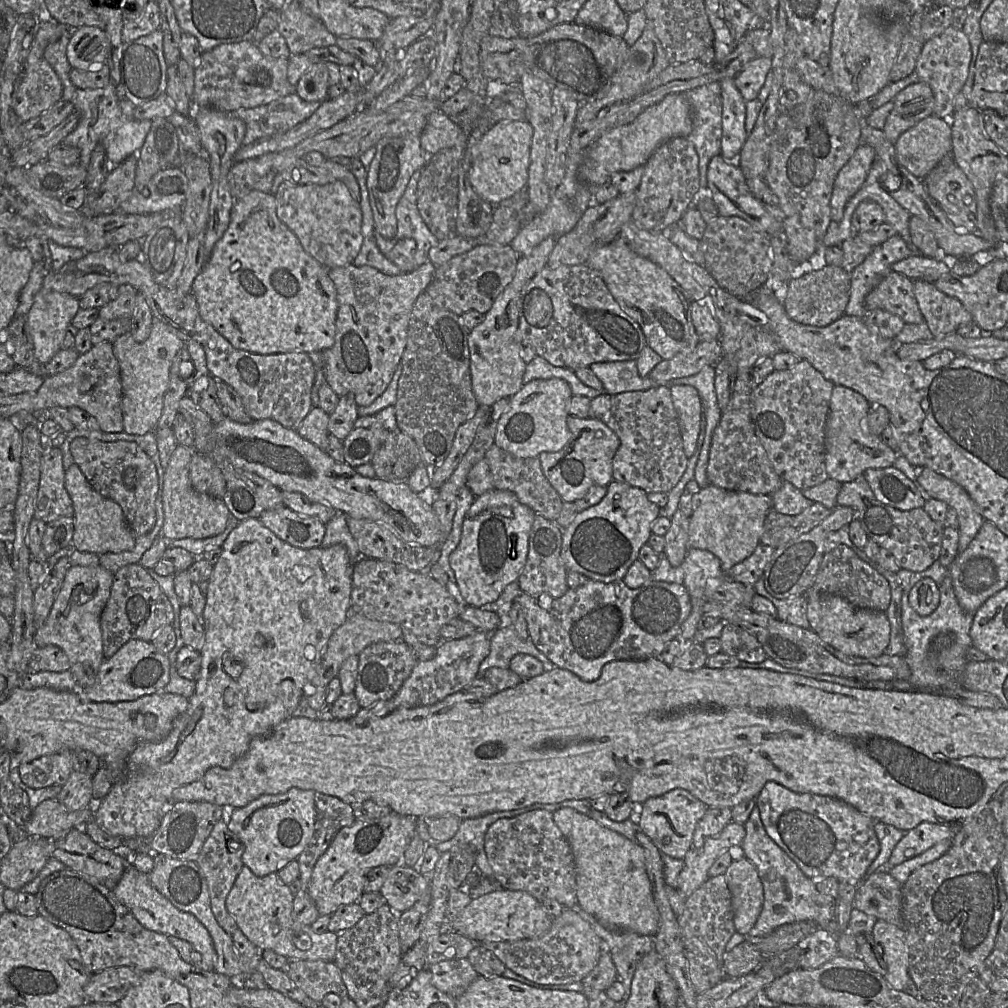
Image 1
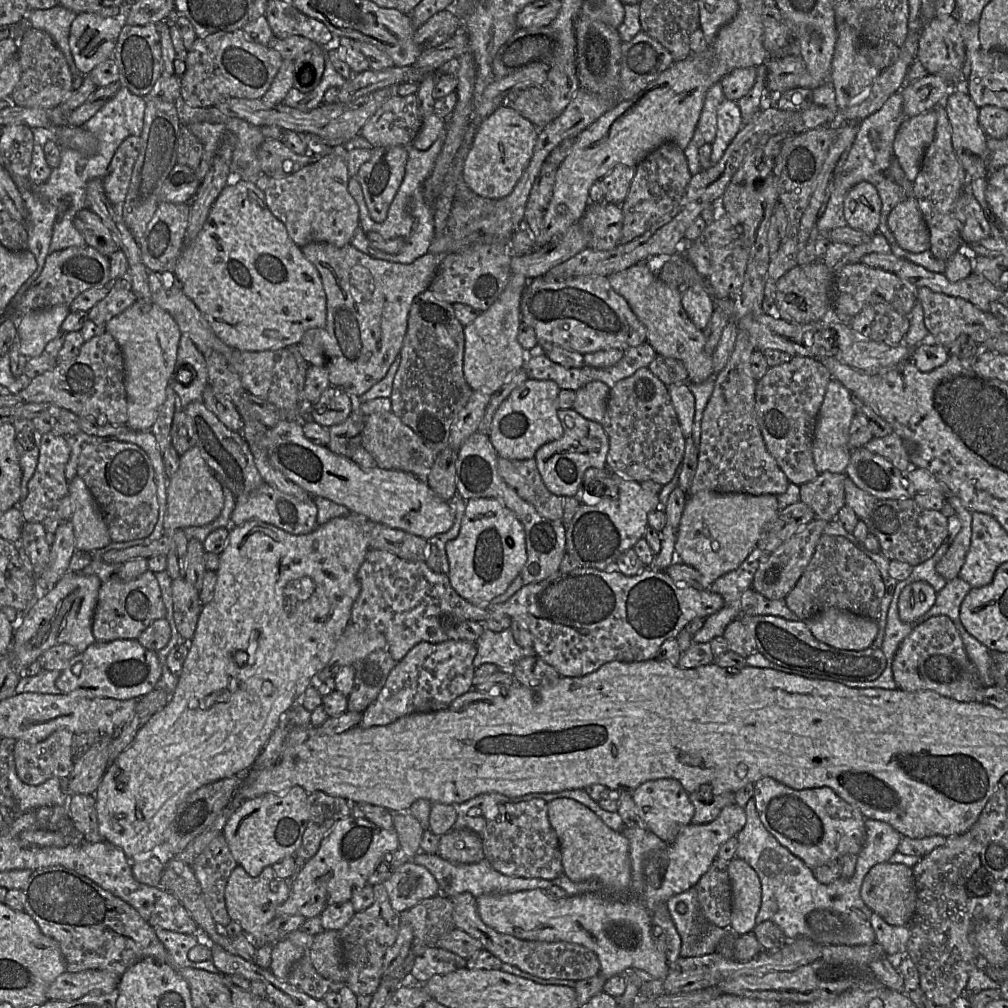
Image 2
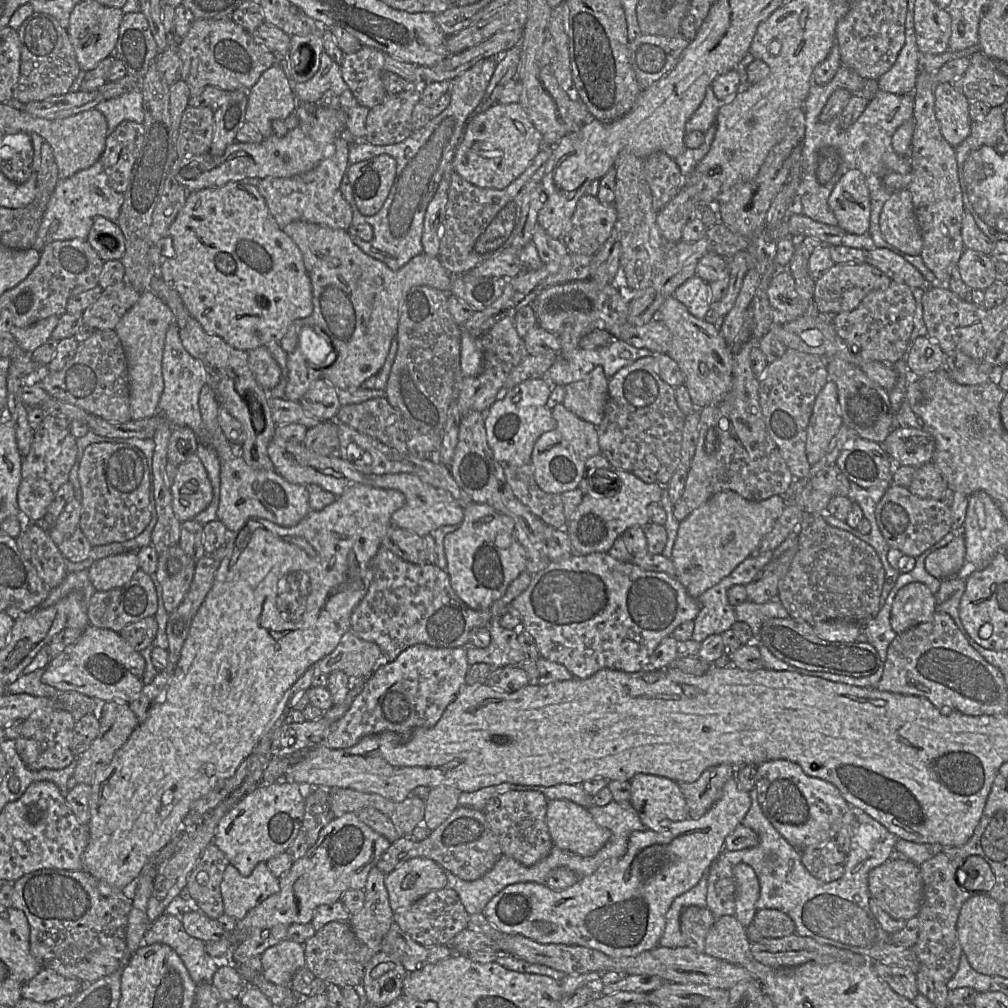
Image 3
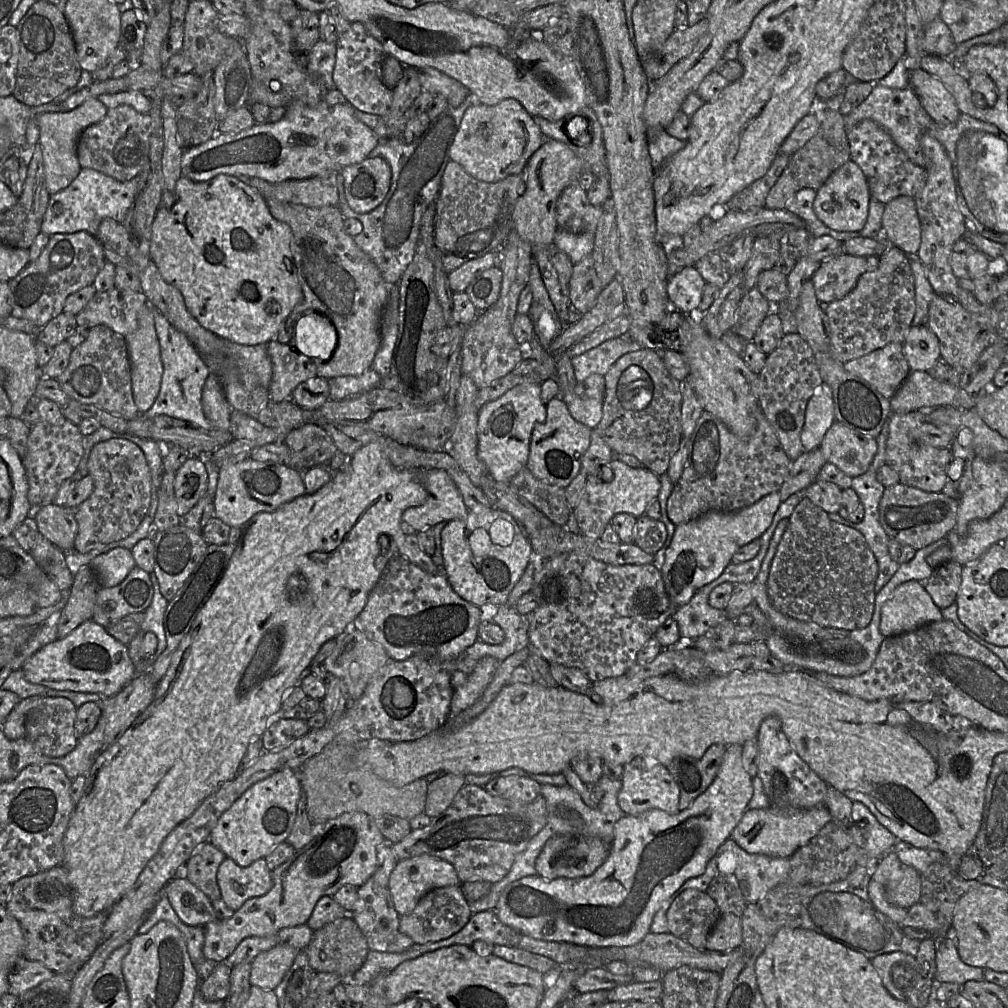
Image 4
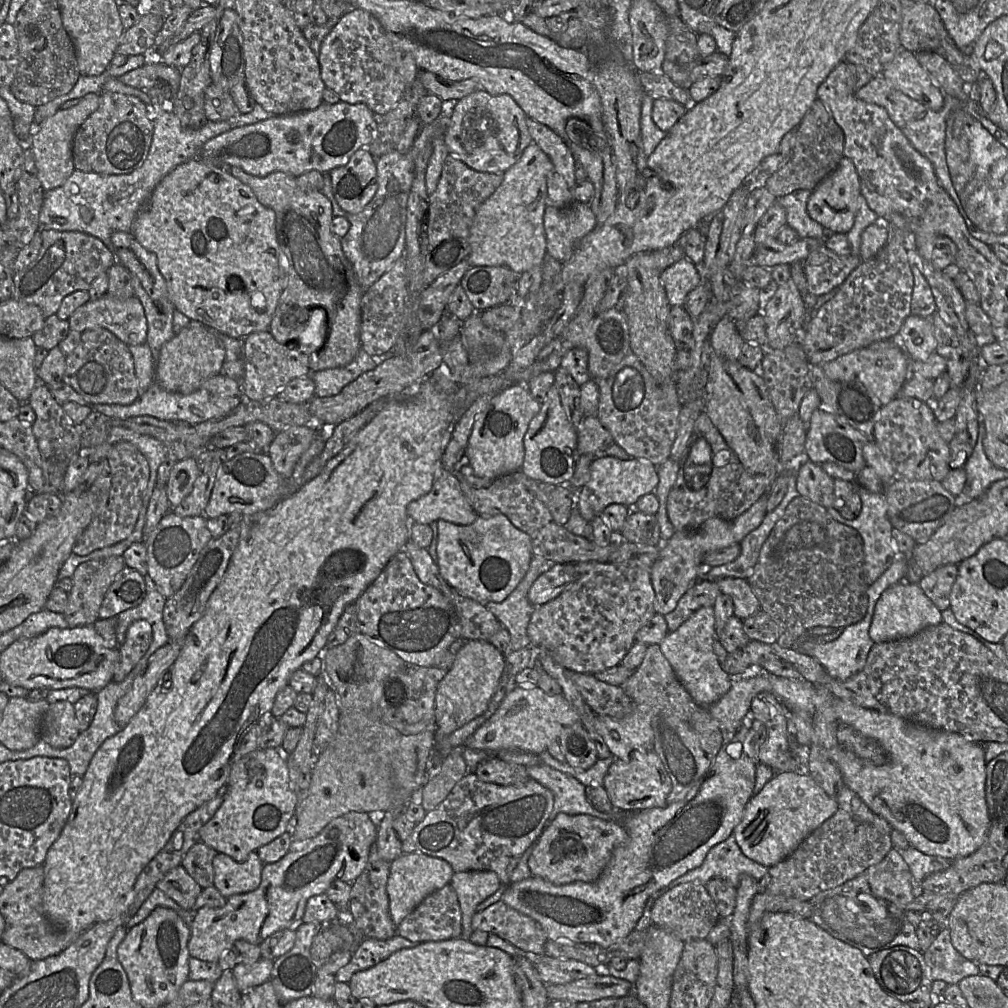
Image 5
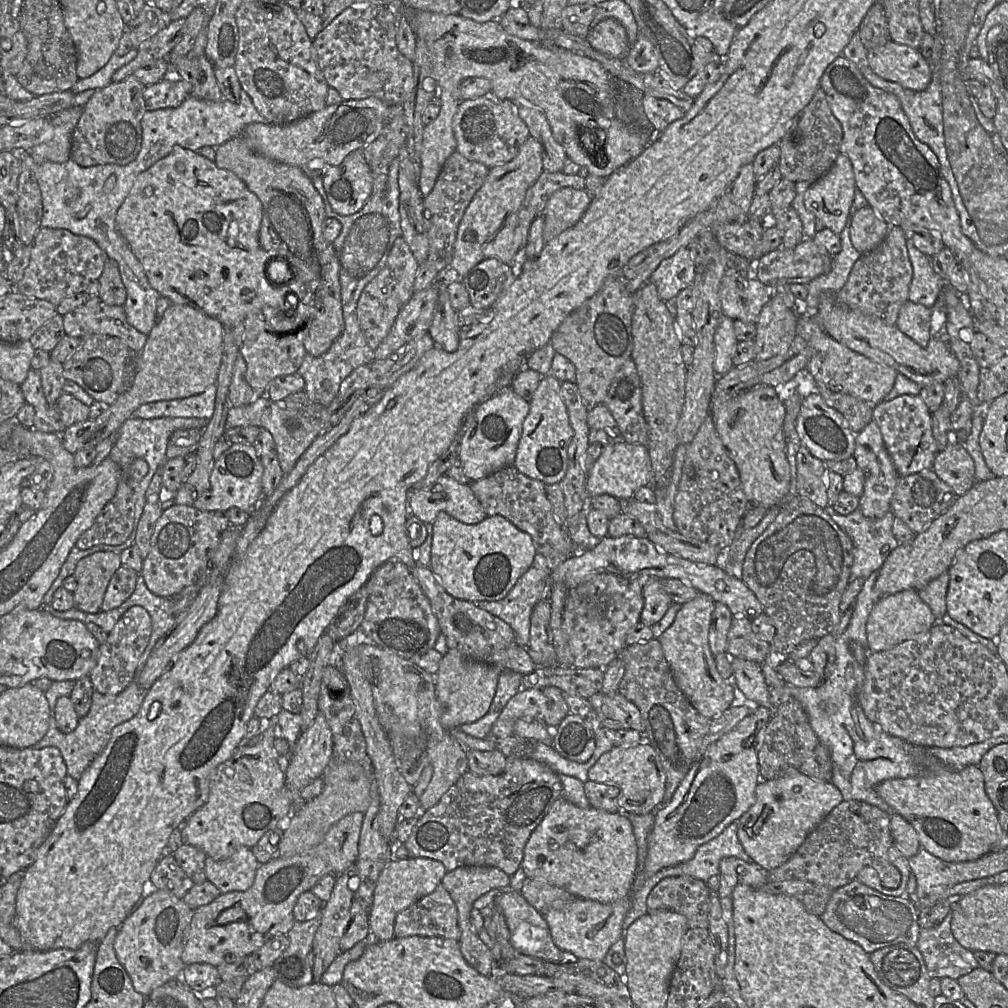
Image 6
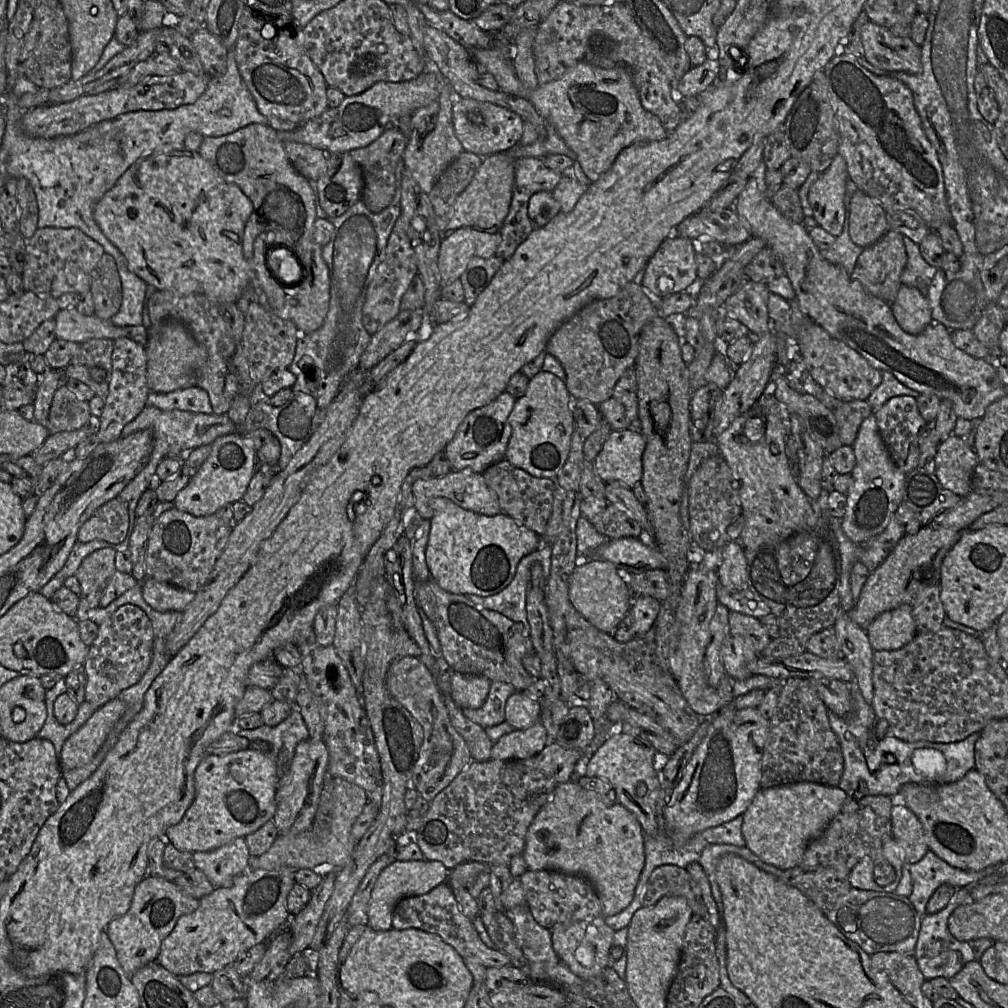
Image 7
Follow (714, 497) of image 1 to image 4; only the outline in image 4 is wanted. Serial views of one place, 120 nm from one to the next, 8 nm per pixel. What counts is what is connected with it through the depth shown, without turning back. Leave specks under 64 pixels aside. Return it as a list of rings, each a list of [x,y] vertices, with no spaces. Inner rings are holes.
[[[773,492],[737,511],[712,510],[677,525],[661,567],[666,592],[675,607],[686,605],[701,587],[722,574],[740,547],[758,539],[771,525],[780,504],[780,494]]]

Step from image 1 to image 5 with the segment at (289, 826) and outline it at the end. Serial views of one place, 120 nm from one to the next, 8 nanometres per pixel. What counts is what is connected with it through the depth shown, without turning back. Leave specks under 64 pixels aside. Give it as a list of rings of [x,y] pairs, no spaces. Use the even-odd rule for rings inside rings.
[[[280,746],[256,749],[233,760],[222,804],[200,828],[200,842],[236,862],[243,862],[249,853],[286,832],[296,808],[296,795],[291,789],[286,757]]]

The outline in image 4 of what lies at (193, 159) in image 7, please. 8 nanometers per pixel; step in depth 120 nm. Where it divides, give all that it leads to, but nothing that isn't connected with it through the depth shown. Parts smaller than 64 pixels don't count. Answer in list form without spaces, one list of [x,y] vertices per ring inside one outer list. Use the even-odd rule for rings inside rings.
[[[221,174],[205,182],[194,182],[181,176],[176,183],[175,192],[177,196],[176,203],[171,208],[159,208],[152,224],[150,258],[157,266],[162,277],[181,292],[188,311],[199,324],[220,338],[230,340],[236,344],[250,346],[267,344],[269,341],[275,340],[281,323],[294,307],[303,300],[303,293],[291,252],[293,237],[291,229],[285,223],[273,218],[265,200],[258,191],[235,176]]]

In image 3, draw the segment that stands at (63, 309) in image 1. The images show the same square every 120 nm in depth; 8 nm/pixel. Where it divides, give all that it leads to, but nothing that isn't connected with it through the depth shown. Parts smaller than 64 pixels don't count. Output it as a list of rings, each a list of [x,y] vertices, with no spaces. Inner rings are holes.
[[[53,315],[25,328],[14,326],[11,329],[11,334],[14,336],[22,352],[31,354],[51,338],[51,334],[58,322],[59,317]]]

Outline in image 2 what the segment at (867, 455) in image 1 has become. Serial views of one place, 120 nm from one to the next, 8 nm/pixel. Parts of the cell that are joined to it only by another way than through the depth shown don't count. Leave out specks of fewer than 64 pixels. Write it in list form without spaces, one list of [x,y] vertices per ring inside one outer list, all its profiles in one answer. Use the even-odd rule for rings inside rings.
[[[832,378],[827,385],[814,431],[813,458],[819,474],[826,471],[845,473],[852,453],[849,430],[856,413],[857,408],[852,393],[840,381]],[[895,432],[884,437],[873,437],[865,444],[865,447],[888,459],[902,472],[907,472],[911,467],[916,467],[911,464],[910,444]]]

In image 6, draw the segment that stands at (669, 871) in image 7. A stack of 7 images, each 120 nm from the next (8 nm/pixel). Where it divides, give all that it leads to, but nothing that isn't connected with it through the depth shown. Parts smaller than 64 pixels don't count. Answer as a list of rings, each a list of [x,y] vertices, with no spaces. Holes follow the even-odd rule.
[[[688,875],[662,879],[647,897],[647,910],[671,910],[684,915],[688,928],[708,928],[710,889],[707,883]]]

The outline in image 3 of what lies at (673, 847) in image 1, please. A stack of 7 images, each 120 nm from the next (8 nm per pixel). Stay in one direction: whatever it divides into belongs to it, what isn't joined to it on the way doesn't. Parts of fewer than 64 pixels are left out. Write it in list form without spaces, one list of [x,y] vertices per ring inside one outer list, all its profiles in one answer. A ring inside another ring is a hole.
[[[636,774],[630,781],[630,803],[647,829],[663,831],[661,820],[673,822],[688,817],[681,789],[674,780],[651,774]]]

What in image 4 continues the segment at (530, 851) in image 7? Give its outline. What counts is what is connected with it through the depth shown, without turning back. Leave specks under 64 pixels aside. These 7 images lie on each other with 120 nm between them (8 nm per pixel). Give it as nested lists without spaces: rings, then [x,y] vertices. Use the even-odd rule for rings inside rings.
[[[555,835],[550,838],[535,862],[537,875],[546,880],[575,879],[591,876],[608,858],[610,845],[597,837]]]

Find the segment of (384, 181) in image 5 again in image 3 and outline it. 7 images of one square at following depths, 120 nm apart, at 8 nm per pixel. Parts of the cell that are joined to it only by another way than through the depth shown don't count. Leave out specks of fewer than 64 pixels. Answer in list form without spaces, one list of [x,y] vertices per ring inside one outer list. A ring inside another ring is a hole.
[[[499,57],[479,60],[471,68],[451,82],[449,91],[451,102],[437,117],[419,131],[412,133],[404,141],[390,145],[374,145],[366,140],[355,140],[350,144],[349,164],[370,160],[387,154],[396,161],[396,175],[393,186],[380,211],[373,216],[362,215],[356,207],[352,187],[344,174],[340,190],[343,198],[352,210],[352,225],[369,224],[373,229],[373,238],[366,242],[357,241],[352,235],[352,242],[365,254],[377,259],[396,271],[412,258],[423,252],[422,234],[426,209],[434,197],[445,170],[452,167],[452,158],[458,138],[464,135],[466,125],[473,116],[473,111],[480,105],[489,82],[495,72]]]

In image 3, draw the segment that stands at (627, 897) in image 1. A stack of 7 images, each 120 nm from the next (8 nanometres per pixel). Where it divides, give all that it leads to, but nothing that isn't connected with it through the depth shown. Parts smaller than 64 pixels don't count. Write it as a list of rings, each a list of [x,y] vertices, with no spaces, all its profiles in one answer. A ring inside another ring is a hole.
[[[548,800],[546,821],[554,846],[580,856],[596,854],[611,836],[611,832],[607,828],[601,827],[595,822],[587,808],[569,800]]]

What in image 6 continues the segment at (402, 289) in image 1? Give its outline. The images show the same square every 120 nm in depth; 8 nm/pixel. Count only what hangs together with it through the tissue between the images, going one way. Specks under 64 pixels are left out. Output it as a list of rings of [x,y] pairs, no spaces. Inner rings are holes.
[[[242,135],[218,146],[215,149],[214,163],[217,167],[234,173],[260,200],[260,246],[271,256],[277,254],[280,258],[283,253],[289,260],[292,278],[285,281],[283,290],[277,292],[284,295],[285,315],[299,320],[299,324],[285,330],[275,330],[276,334],[283,336],[296,333],[299,329],[308,354],[314,357],[325,354],[343,332],[344,320],[339,262],[332,242],[328,242],[323,236],[323,224],[327,216],[322,196],[300,168],[274,161],[255,152]]]

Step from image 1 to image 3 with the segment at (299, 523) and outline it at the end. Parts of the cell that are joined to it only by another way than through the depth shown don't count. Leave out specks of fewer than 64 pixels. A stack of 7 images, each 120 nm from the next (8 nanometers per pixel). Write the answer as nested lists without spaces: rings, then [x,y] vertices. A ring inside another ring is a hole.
[[[207,383],[201,388],[198,403],[204,427],[209,433],[212,448],[220,462],[220,500],[217,519],[229,531],[240,529],[250,518],[263,518],[283,527],[297,525],[311,510],[305,485],[292,484],[276,471],[257,470],[245,462],[240,446],[232,445],[219,425],[220,405]]]

